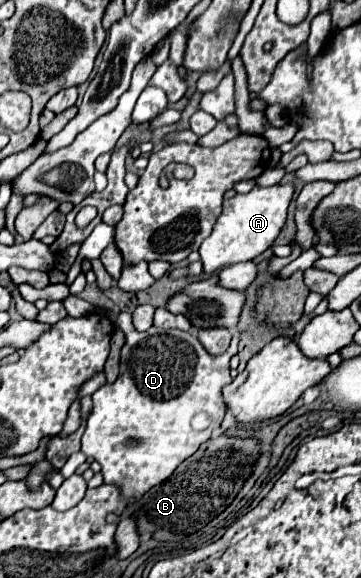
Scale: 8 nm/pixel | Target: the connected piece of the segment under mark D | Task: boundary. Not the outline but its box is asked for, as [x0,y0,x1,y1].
[82,312,239,498]

